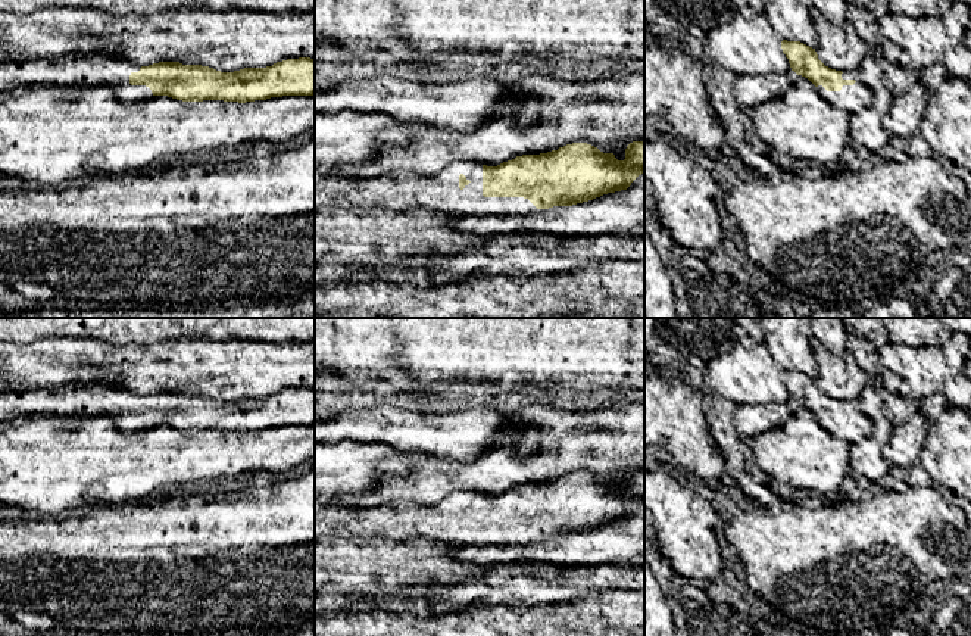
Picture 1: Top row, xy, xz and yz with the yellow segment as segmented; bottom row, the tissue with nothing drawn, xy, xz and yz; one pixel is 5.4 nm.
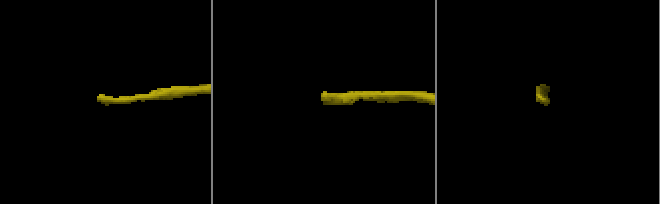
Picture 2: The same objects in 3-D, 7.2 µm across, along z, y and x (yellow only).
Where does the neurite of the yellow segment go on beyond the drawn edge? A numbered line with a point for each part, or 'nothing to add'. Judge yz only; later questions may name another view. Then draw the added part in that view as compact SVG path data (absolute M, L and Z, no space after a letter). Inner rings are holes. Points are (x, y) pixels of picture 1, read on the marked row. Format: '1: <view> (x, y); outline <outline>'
1: yz (851, 99); outline M843 72L843 80L855 80L853 85L843 85L840 91L827 91L822 85L817 87L817 91L837 109L855 115L859 110L871 106L872 88L859 82L853 72Z

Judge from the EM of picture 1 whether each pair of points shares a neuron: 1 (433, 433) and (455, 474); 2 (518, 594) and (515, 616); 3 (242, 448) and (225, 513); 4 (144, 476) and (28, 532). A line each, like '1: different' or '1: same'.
1: different
2: different
3: different
4: different

